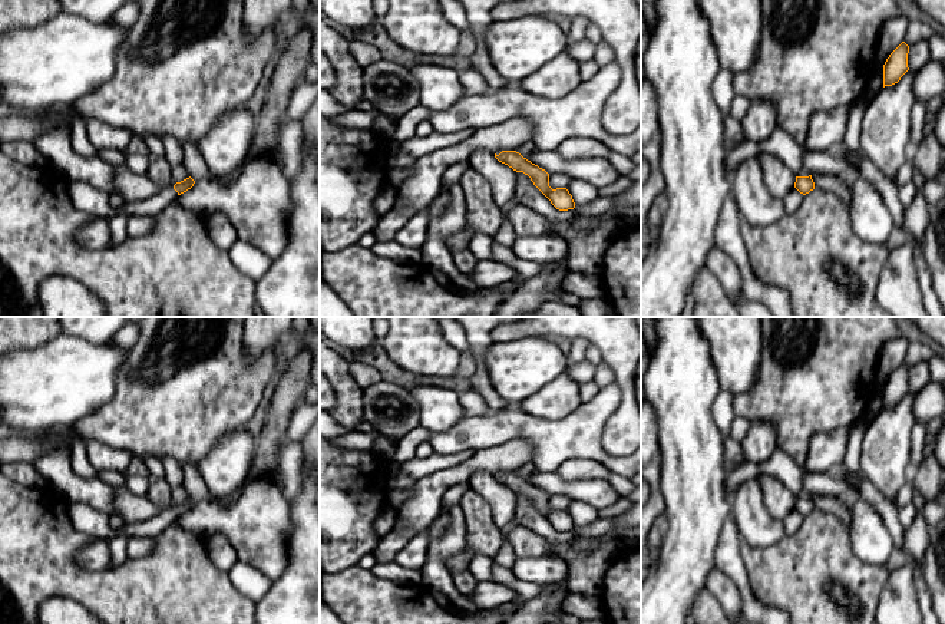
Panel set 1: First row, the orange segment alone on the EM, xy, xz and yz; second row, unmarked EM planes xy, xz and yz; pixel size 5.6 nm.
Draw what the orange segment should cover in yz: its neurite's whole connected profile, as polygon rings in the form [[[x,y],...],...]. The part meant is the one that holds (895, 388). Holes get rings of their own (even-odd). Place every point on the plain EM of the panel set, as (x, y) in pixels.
[[[902,363],[886,380],[883,386],[883,409],[892,407],[909,392],[908,389],[909,367]]]

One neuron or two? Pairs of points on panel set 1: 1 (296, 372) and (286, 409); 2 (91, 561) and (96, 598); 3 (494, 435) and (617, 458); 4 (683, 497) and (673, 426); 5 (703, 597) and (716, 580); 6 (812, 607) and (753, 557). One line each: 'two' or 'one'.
1: one
2: two
3: one
4: one
5: two
6: one

